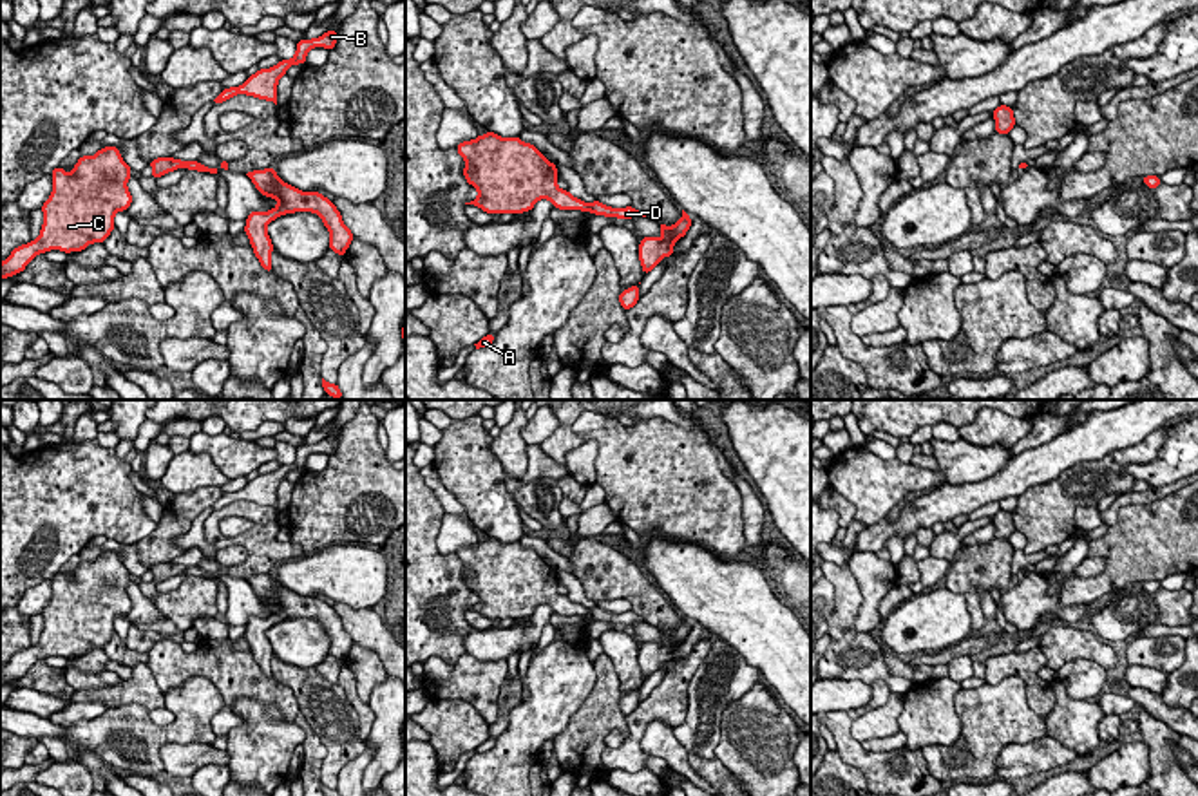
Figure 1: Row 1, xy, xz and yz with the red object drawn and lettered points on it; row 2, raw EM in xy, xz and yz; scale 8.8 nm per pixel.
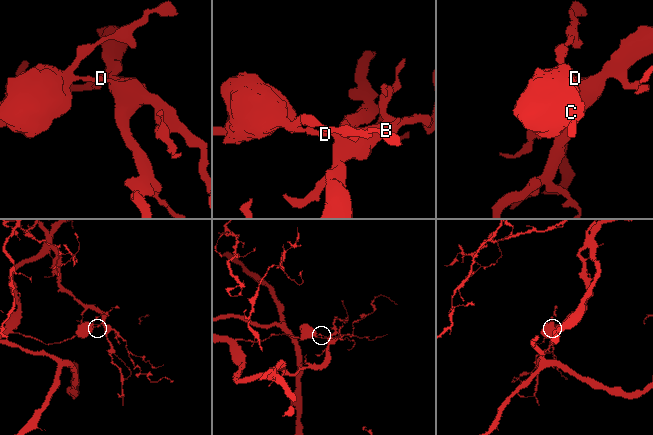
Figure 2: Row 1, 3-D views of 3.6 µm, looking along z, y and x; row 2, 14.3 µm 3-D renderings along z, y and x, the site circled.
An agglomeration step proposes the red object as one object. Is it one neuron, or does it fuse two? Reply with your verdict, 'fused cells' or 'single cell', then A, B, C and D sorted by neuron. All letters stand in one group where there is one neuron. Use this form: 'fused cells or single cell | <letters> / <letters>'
fused cells | A D / B C

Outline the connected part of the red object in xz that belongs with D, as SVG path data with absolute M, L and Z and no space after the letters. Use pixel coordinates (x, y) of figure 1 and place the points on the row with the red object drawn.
M599 201L590 203L590 212L594 215L604 215L604 217L623 217L623 219L633 219L633 217L646 217L642 212L635 210L633 206L626 206L626 208L610 208Z

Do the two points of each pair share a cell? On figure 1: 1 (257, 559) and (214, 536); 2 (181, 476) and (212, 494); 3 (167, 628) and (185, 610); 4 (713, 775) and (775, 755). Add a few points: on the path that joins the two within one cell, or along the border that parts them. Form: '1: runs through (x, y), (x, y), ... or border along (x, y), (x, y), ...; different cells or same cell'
1: runs through (250, 547), (245, 541), (227, 541); same cell
2: border along (219, 485), (201, 485), (192, 492), (174, 494); different cells
3: border along (165, 617), (180, 630); different cells
4: border along (715, 758), (735, 777); different cells

